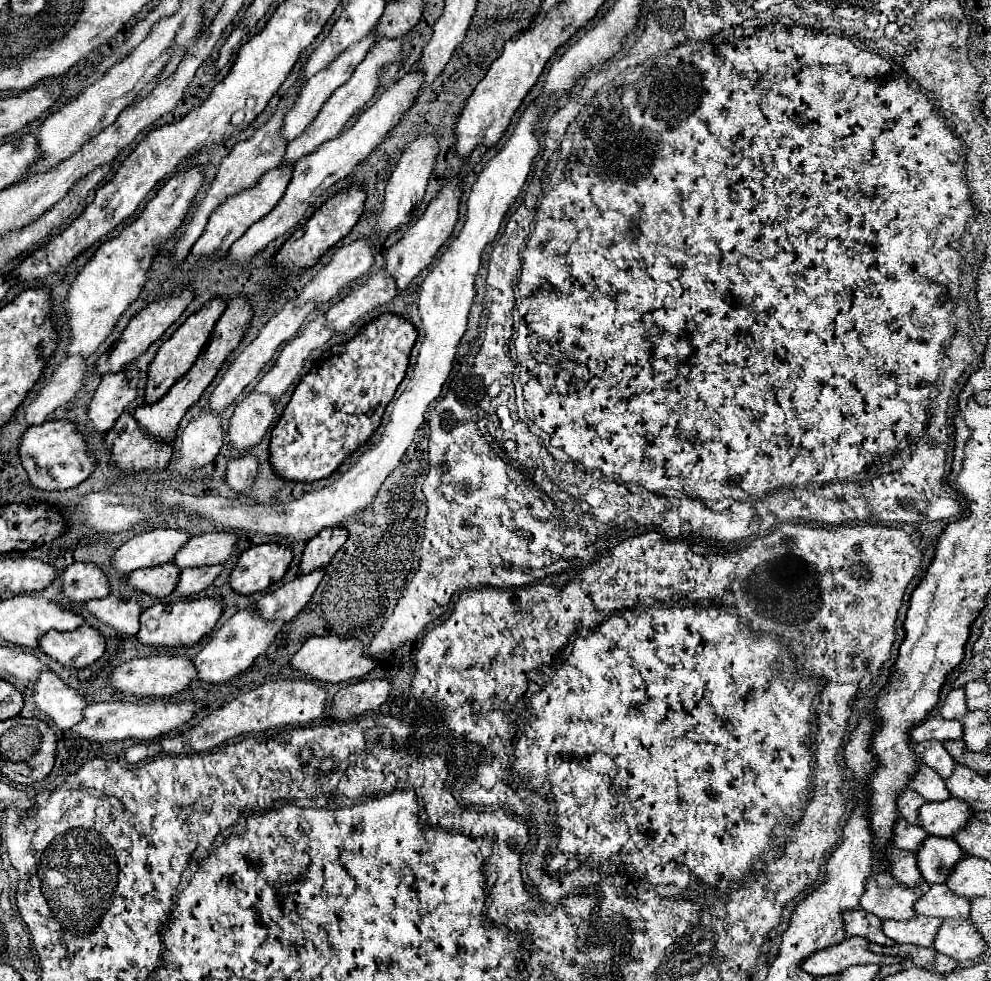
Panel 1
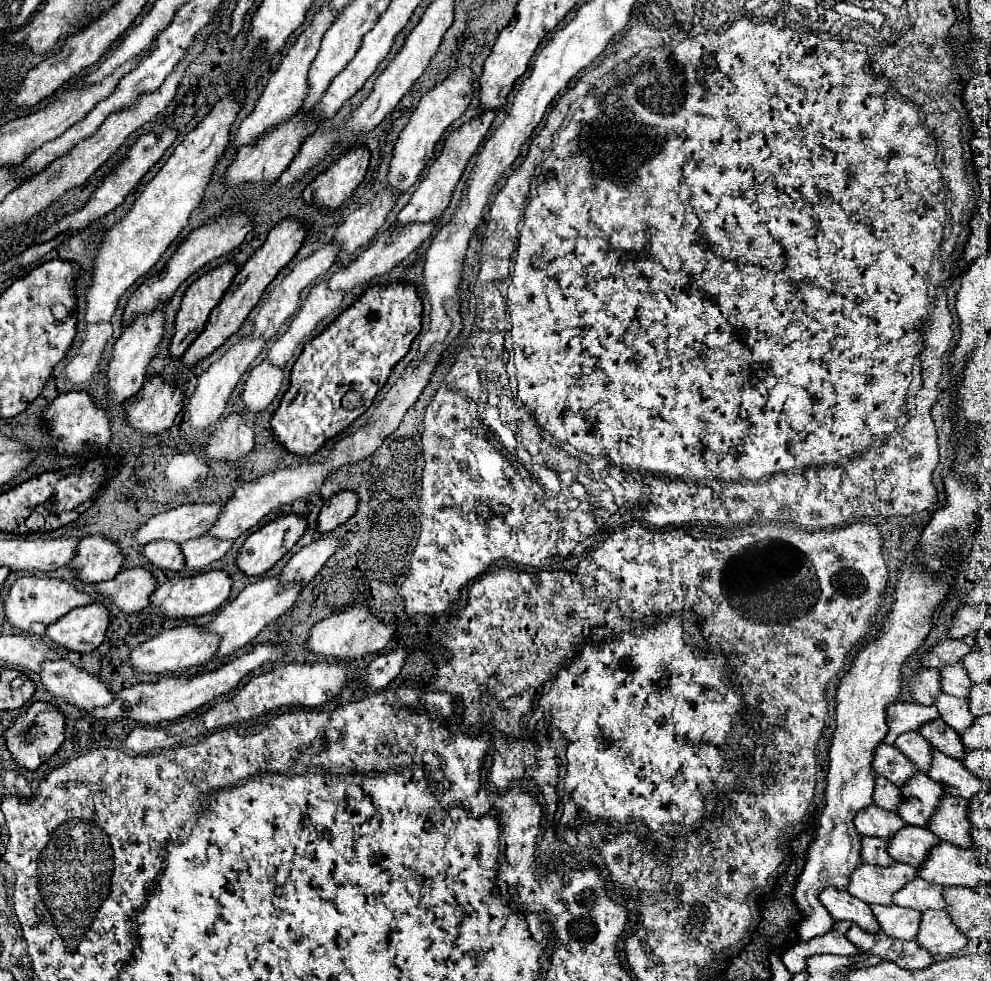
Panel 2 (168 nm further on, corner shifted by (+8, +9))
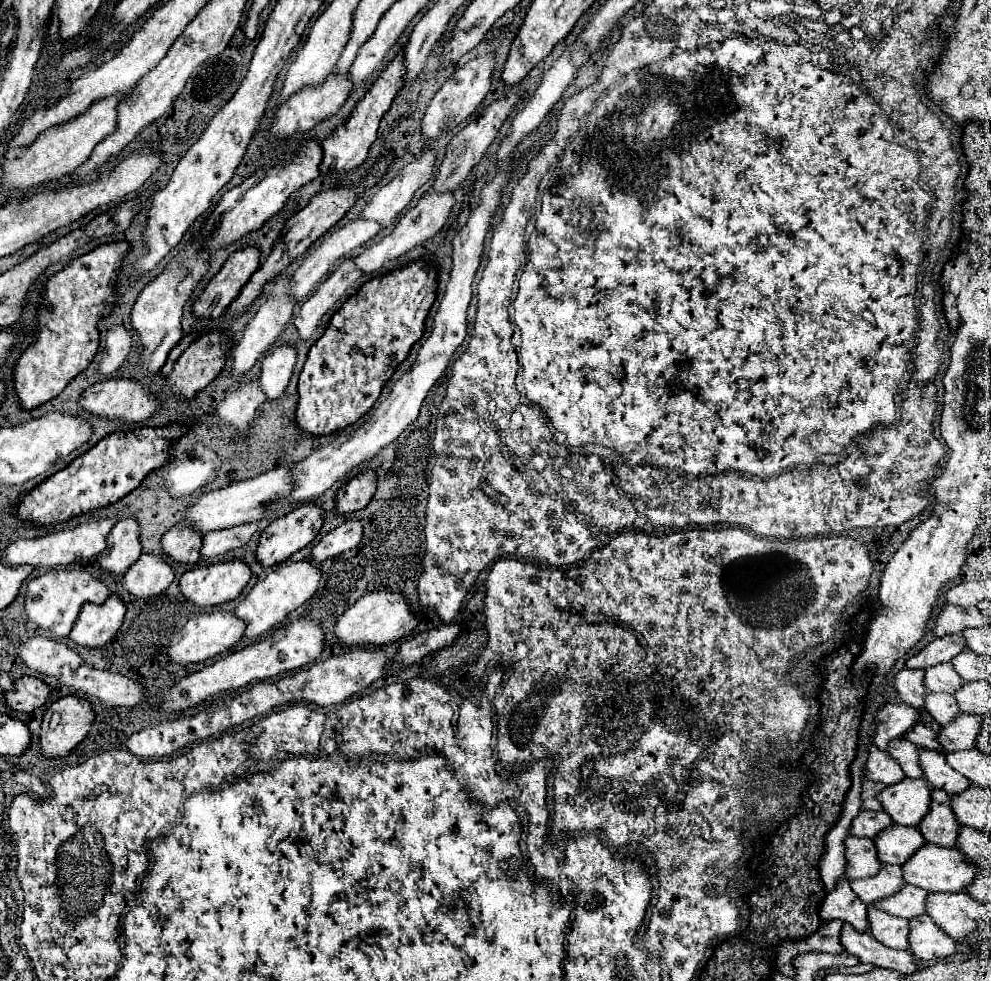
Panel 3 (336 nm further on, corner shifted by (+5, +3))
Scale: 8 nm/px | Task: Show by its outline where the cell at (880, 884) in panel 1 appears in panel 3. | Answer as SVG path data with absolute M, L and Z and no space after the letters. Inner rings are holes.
M884 865L874 877L866 877L866 879L854 879L850 881L852 891L866 903L870 905L870 901L878 901L884 897L894 895L902 885L902 867L900 865Z

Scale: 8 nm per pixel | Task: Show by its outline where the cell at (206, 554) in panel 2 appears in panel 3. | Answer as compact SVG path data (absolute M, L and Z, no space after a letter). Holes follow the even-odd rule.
M246 523L236 525L230 529L218 529L214 533L206 533L204 545L202 545L202 557L222 557L232 549L238 549L250 541L250 537L256 533L258 523Z

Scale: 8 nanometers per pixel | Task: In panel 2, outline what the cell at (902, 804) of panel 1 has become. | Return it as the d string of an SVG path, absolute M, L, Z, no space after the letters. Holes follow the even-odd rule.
M883 777L875 779L873 801L875 801L877 807L883 807L887 811L897 811L899 799L901 799L901 789L899 787L895 787L891 781L887 781Z

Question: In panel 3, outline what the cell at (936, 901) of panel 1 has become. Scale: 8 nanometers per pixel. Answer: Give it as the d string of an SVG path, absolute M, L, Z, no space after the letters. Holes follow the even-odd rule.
M904 885L898 893L894 893L892 897L886 897L882 901L876 901L874 907L896 915L896 917L904 917L904 919L912 919L918 915L926 913L926 891L922 891L920 887L914 885Z

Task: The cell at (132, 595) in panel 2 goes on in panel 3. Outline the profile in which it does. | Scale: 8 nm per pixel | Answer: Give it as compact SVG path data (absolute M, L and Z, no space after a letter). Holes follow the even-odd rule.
M142 553L142 557L126 571L122 585L134 597L160 595L174 581L172 565L158 555Z

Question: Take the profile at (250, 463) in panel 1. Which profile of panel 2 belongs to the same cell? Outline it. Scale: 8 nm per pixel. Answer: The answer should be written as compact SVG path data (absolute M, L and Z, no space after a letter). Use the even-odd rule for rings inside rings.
M231 415L221 421L211 433L207 457L219 461L239 461L253 449L253 431L245 425L241 415Z

